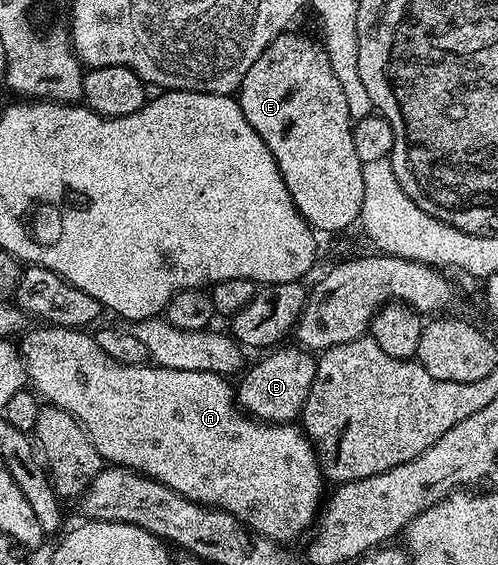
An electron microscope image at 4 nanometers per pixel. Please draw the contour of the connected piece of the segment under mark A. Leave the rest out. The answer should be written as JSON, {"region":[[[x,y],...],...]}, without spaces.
{"region":[[[33,326],[20,337],[19,342],[21,342],[21,344],[19,343],[19,351],[25,365],[25,375],[28,383],[35,389],[36,395],[46,405],[66,408],[85,429],[86,435],[94,444],[102,461],[139,472],[151,480],[158,480],[160,484],[167,485],[181,496],[186,496],[188,500],[194,500],[196,504],[222,508],[224,512],[230,512],[235,518],[239,518],[254,532],[258,532],[259,535],[266,536],[267,539],[274,542],[289,542],[285,540],[295,539],[312,522],[313,515],[316,512],[318,515],[323,504],[321,491],[327,487],[327,481],[317,458],[317,449],[313,447],[313,443],[309,441],[308,436],[296,423],[270,424],[264,420],[255,420],[252,416],[242,412],[235,399],[234,385],[226,377],[220,376],[217,372],[171,370],[170,368],[150,366],[148,363],[127,366],[123,362],[115,362],[115,358],[103,354],[103,350],[99,350],[99,346],[93,341],[93,337],[88,331],[76,328]]]}

